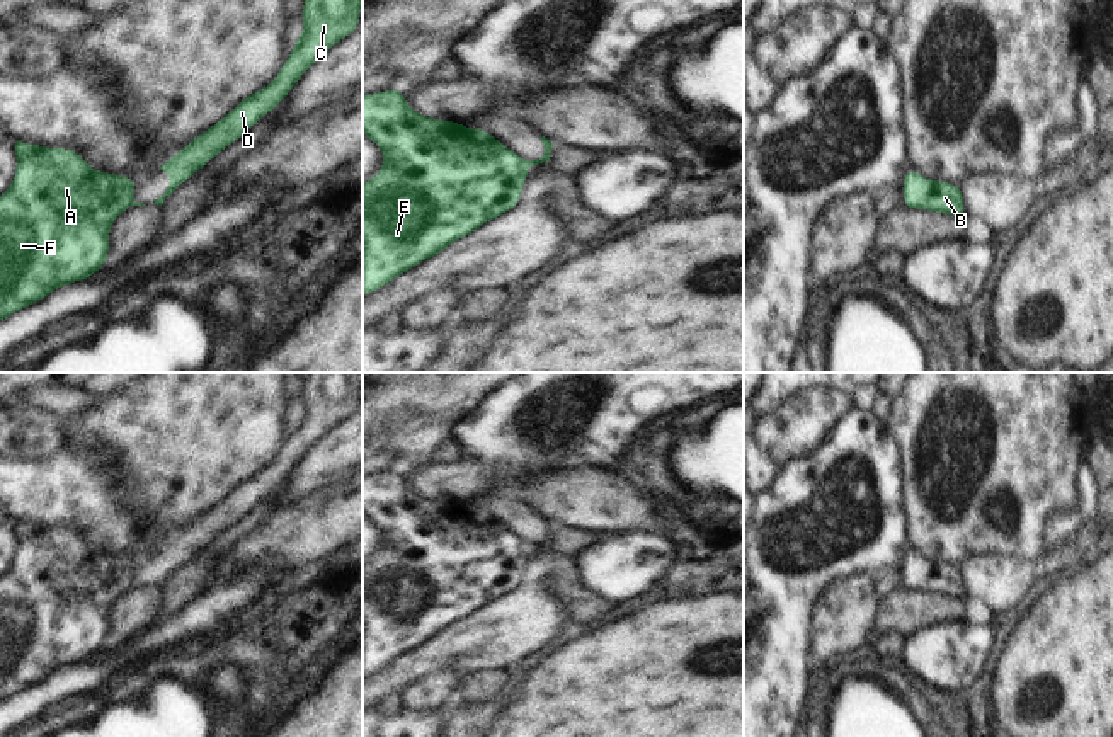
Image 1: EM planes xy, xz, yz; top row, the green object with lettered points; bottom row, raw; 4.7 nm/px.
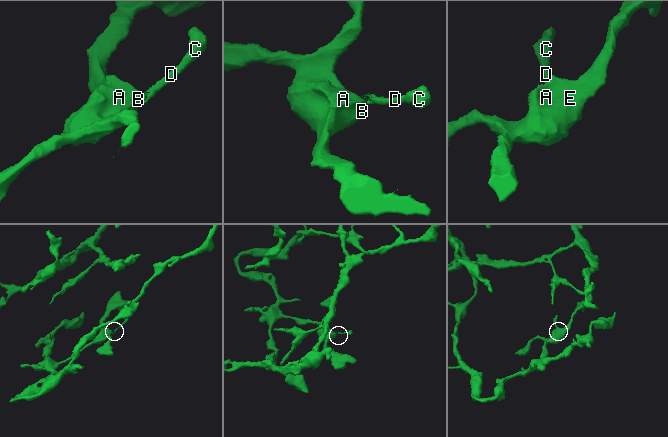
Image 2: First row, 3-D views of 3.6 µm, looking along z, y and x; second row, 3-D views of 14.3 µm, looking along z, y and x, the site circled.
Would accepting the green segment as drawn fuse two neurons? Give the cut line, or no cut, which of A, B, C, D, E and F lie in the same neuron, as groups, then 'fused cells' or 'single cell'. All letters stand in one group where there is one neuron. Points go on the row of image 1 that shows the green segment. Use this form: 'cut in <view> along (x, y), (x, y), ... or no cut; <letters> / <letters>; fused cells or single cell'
cut in xz along (521, 159), (530, 165); A B E F / C D; fused cells

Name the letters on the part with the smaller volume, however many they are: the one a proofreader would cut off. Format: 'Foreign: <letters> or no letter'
Foreign: C, D

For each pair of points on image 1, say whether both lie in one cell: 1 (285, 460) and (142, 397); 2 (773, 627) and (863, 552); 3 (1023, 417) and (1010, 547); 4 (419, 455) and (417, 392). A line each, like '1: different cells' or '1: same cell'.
1: different cells
2: same cell
3: same cell
4: same cell

